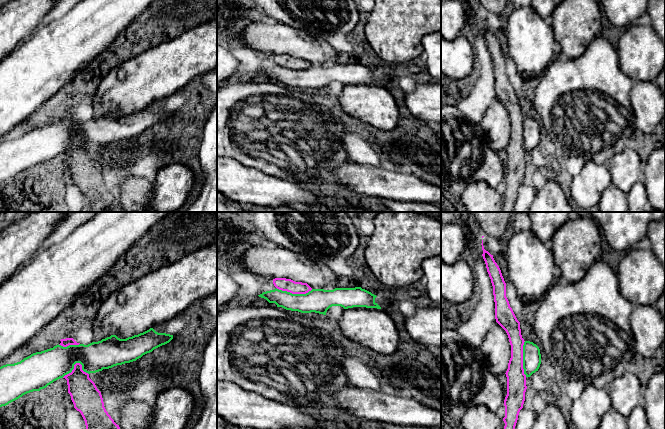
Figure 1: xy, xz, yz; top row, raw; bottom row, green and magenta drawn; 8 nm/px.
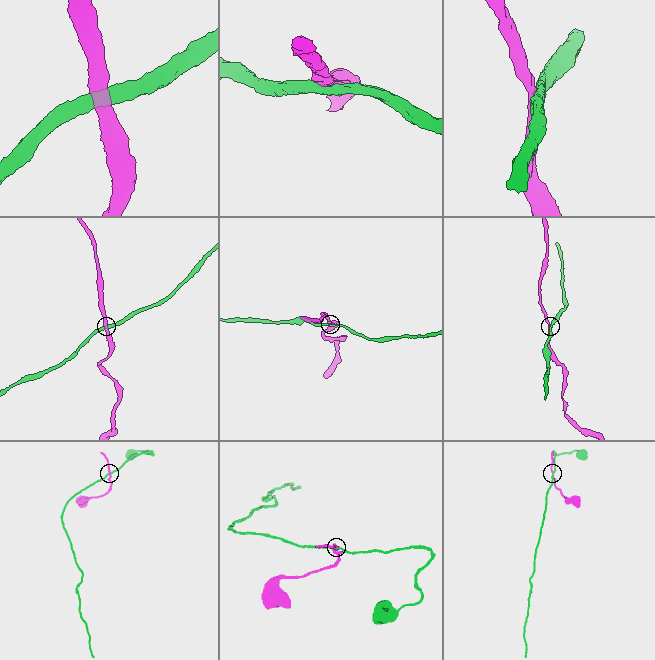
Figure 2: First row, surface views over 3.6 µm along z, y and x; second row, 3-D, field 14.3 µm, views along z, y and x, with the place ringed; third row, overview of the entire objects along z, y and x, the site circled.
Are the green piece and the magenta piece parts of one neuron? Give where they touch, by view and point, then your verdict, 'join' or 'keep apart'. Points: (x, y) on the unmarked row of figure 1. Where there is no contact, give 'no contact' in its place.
xz (294, 70) | keep apart

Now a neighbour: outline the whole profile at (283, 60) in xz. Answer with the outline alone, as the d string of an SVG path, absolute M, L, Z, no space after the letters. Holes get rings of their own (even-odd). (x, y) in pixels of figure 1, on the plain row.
M275 54L273 55L273 60L277 65L287 67L292 70L306 70L312 66L307 59L295 58L286 54Z

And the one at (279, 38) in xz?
M252 22L237 38L256 52L291 55L307 59L312 65L323 65L340 54L326 39L284 23Z

